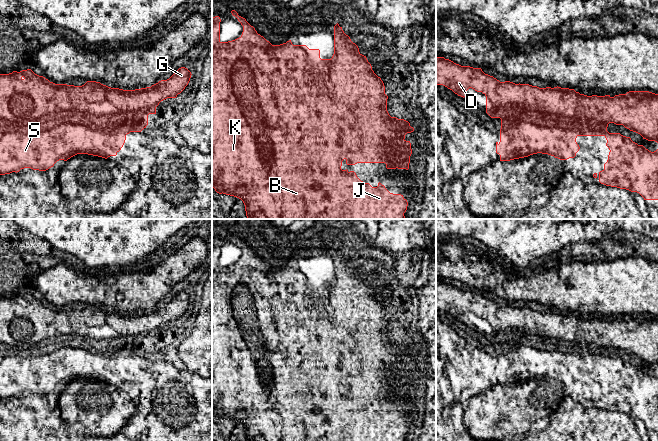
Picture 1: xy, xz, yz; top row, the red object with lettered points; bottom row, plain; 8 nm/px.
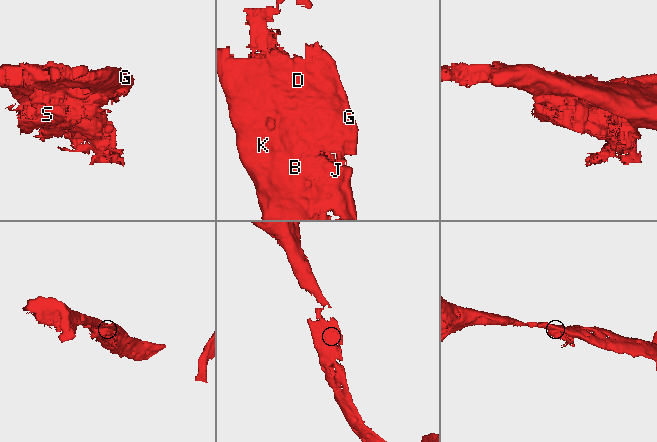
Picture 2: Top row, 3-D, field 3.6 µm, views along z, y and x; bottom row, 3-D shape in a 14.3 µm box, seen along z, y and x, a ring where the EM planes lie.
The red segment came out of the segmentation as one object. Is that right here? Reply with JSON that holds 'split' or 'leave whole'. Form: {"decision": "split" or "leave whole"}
{"decision": "leave whole"}

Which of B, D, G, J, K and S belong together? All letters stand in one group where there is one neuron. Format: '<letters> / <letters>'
B D G J K S

